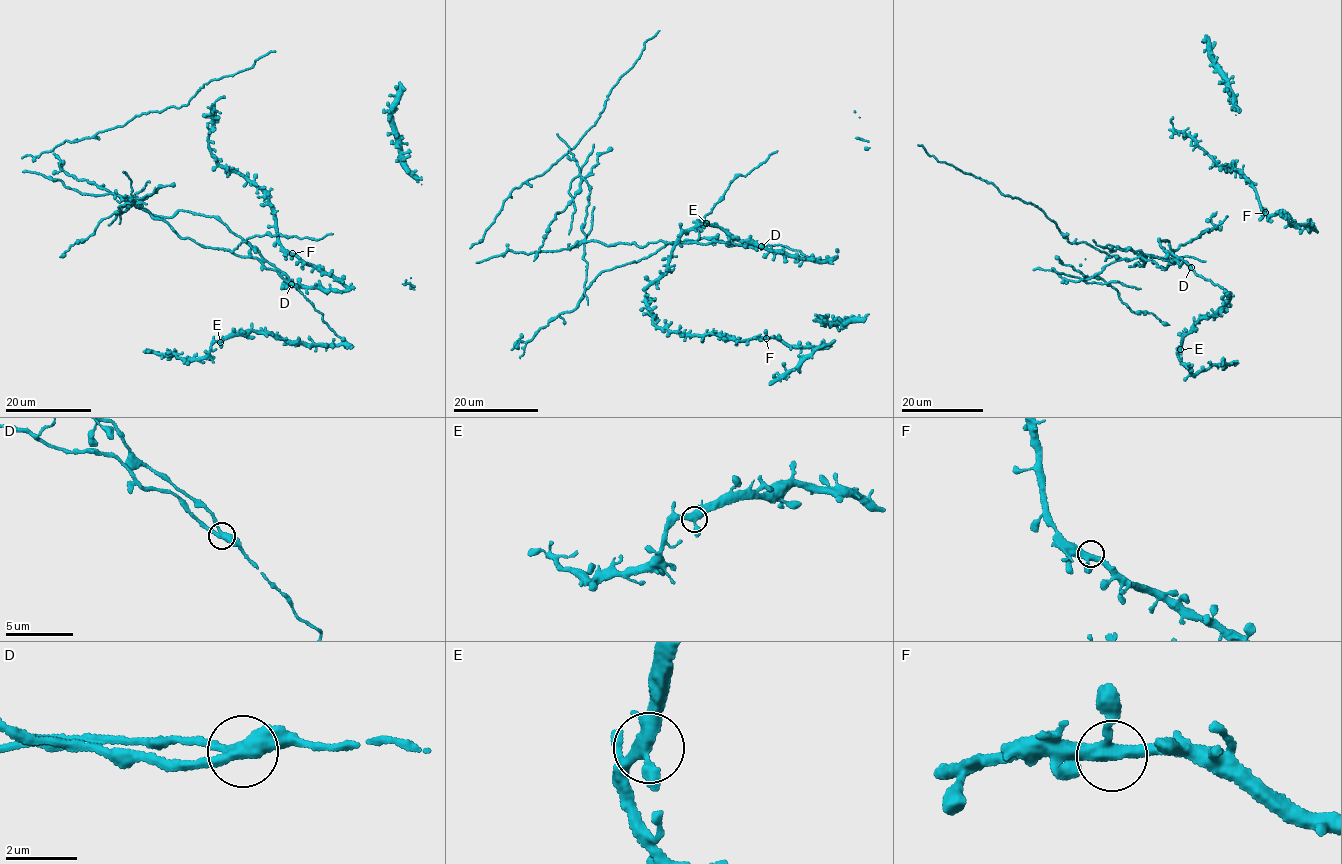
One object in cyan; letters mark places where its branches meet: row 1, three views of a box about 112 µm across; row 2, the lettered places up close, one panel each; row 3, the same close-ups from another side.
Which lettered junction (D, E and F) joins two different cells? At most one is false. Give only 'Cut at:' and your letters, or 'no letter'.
Cut at: D

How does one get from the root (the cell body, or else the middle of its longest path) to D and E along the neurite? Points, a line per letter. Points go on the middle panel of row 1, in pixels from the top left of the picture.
D: (614, 244), (634, 243), (642, 247), (660, 240), (699, 244), (729, 242), (754, 248), (762, 245)
E: (614, 244), (642, 247), (660, 240), (779, 245), (827, 261), (772, 252), (729, 238), (719, 226), (706, 223)

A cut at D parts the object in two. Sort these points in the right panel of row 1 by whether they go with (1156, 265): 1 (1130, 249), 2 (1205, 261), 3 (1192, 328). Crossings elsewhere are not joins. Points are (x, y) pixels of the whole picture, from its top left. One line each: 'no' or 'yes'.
1: yes
2: yes
3: no

